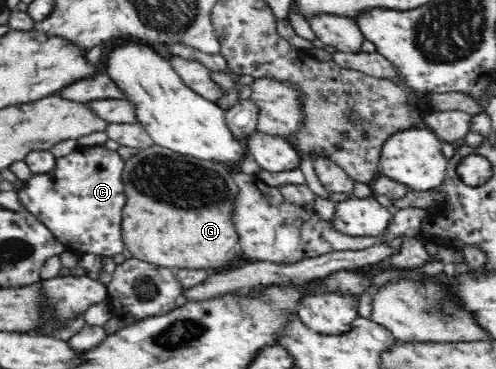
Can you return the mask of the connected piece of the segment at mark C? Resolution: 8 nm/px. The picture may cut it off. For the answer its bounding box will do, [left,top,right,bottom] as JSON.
[16,145,126,257]

